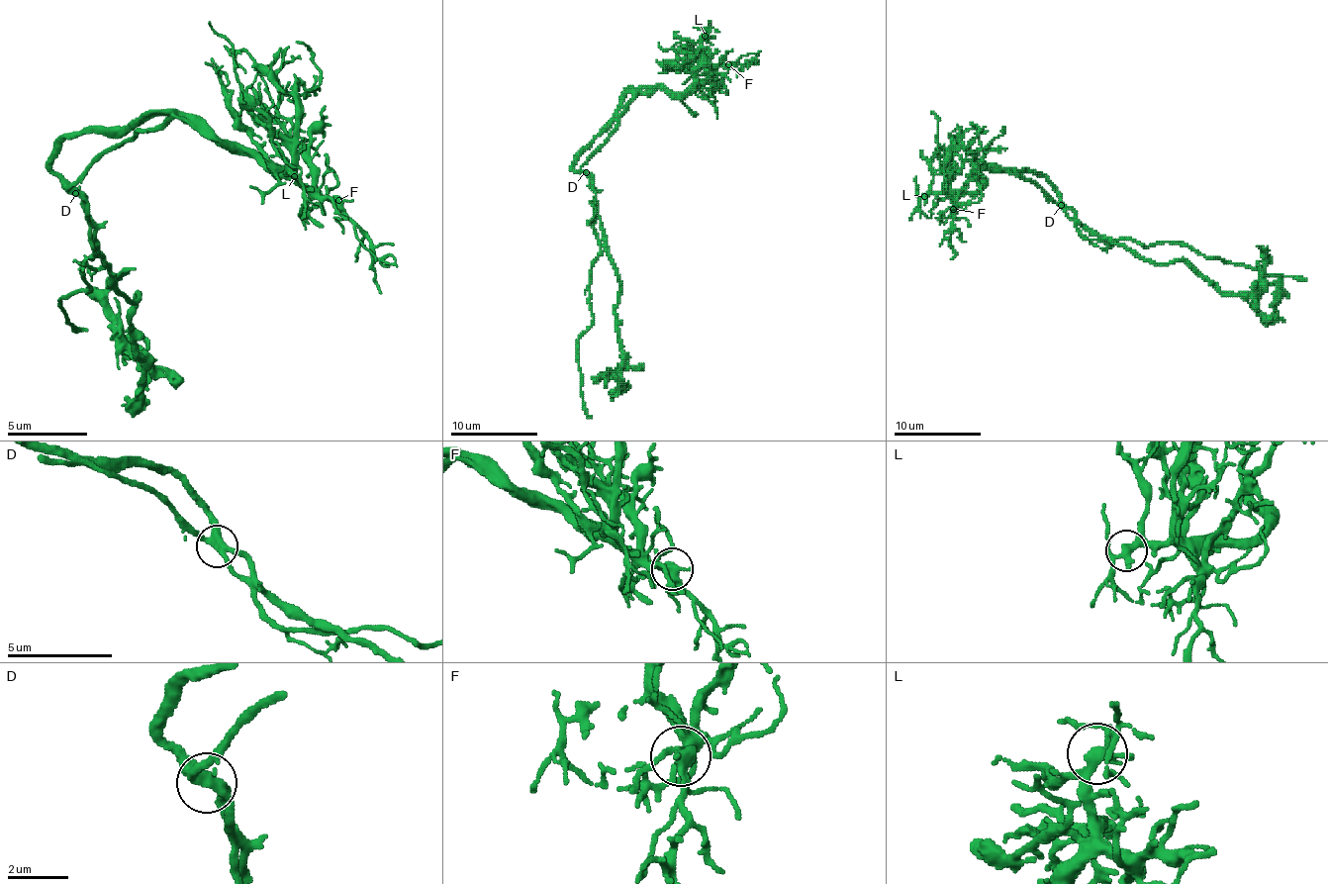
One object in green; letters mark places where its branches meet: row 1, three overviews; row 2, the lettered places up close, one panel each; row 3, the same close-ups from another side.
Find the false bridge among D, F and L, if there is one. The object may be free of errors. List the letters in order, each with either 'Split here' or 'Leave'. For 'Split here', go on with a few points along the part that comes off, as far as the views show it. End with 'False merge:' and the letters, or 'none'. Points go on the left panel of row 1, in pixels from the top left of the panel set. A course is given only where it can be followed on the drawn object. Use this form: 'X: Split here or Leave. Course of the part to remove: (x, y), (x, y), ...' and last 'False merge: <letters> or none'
D: Leave
F: Leave
L: Leave
False merge: none

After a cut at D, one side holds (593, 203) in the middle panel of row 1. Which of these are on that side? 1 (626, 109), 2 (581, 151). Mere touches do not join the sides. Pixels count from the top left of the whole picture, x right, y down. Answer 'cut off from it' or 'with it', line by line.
1: with it
2: cut off from it

